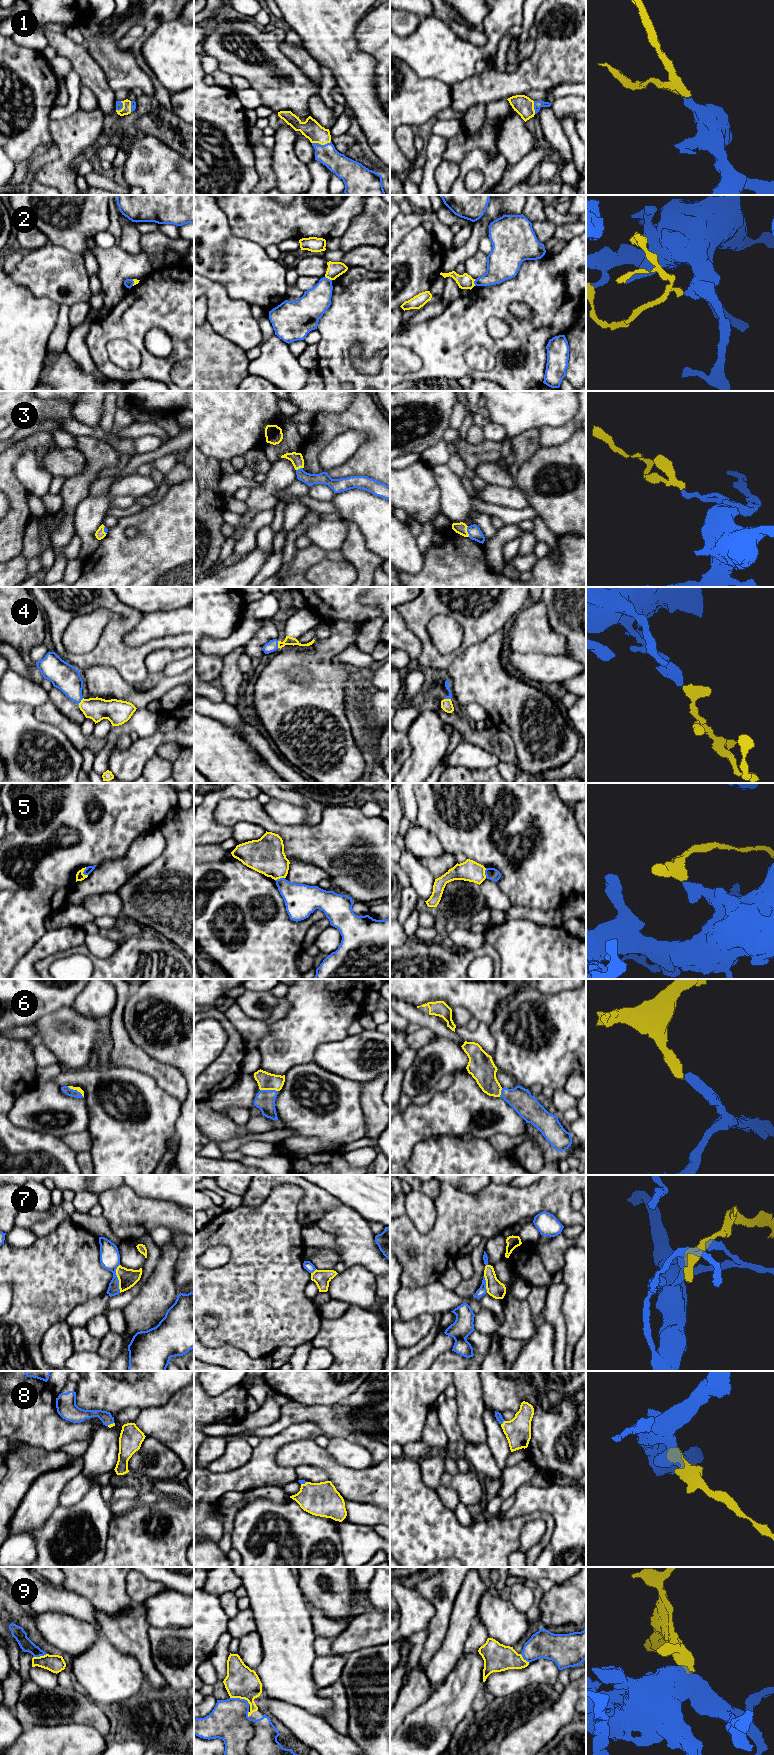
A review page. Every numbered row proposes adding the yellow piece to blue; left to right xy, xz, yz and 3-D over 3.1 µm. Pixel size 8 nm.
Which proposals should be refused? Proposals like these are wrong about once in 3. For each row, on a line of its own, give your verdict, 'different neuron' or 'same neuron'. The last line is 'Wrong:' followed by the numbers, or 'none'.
1: same neuron
2: different neuron
3: same neuron
4: same neuron
5: different neuron
6: same neuron
7: different neuron
8: same neuron
9: same neuron
Wrong: 2, 5, 7

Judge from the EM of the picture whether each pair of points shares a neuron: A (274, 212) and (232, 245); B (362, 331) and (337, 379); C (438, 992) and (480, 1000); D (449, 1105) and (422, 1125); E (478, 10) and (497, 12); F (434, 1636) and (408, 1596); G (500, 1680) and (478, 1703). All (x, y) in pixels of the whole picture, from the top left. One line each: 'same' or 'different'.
A: different
B: same
C: same
D: same
E: different
F: different
G: different

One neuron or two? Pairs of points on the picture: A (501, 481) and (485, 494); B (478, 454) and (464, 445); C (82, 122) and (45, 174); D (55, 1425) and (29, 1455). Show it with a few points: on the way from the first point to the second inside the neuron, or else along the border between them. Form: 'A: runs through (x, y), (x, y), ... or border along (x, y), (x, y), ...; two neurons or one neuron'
A: border along (488, 484), (505, 487), (515, 486); two neurons
B: runs through (475, 454), (467, 448); one neuron
C: runs through (74, 136), (71, 139), (67, 156), (59, 164); one neuron
D: border along (13, 1441), (40, 1446), (48, 1450), (58, 1450); two neurons

